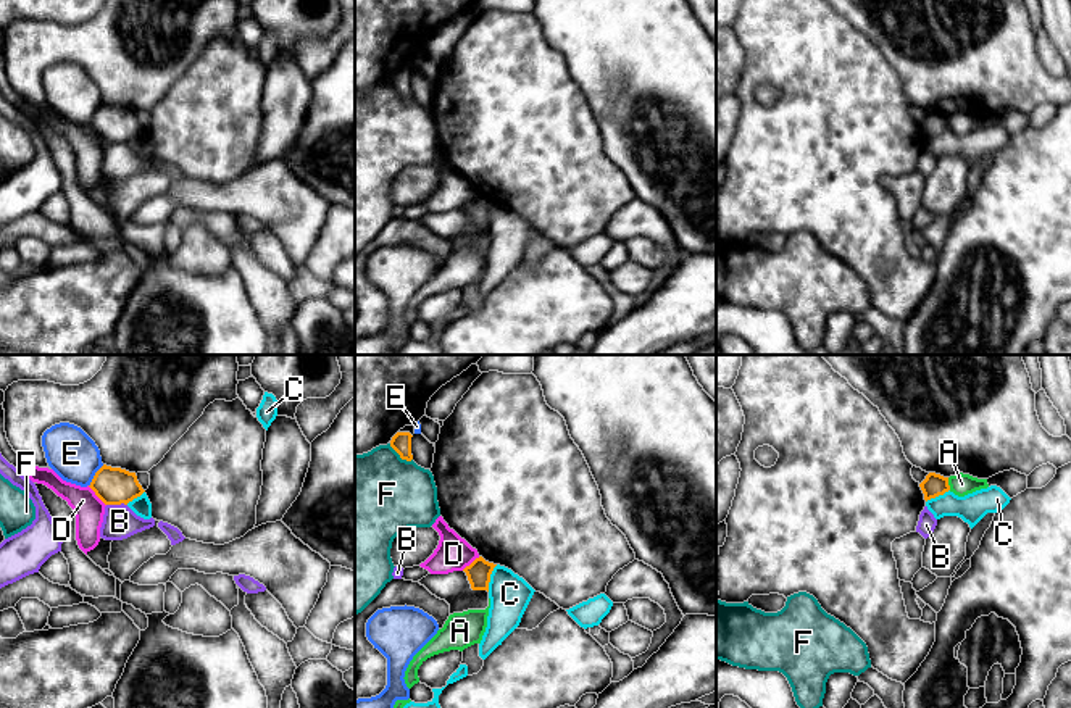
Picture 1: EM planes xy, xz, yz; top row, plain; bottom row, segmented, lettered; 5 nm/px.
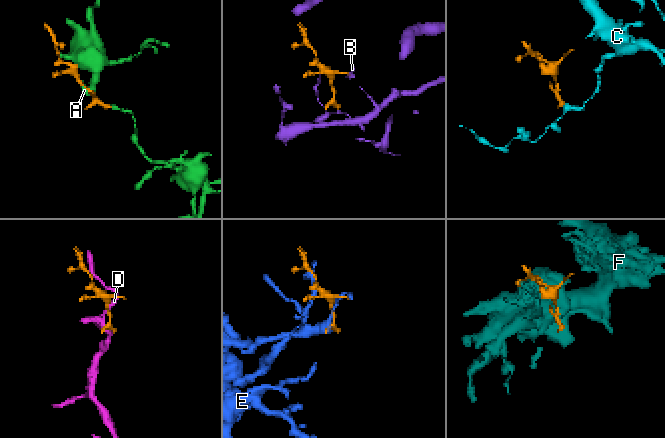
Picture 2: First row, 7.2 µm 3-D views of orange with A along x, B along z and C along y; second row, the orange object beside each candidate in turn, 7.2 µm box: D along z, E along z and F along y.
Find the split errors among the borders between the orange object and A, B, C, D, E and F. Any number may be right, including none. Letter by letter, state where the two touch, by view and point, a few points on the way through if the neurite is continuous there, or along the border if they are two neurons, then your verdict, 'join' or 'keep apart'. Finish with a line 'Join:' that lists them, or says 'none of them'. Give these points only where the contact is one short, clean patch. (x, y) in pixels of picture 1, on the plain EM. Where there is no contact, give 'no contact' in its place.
A: yz (947, 123) | along yz (947, 116), (950, 128) | keep apart
B: xy (116, 142) | along xy (126, 142), (107, 144) | keep apart
C: xz (489, 216) | along xz (497, 204), (491, 213), (487, 229) | keep apart
D: xy (95, 133) | keep apart
E: xy (94, 115) | keep apart
F: xz (400, 95) | keep apart
Join: none of them

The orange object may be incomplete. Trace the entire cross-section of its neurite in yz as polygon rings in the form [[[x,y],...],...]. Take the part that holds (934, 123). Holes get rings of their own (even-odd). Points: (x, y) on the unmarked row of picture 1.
[[[929,111],[926,118],[919,123],[919,126],[924,132],[926,140],[939,134],[944,134],[945,131],[950,129],[948,116],[944,116],[936,111]]]

